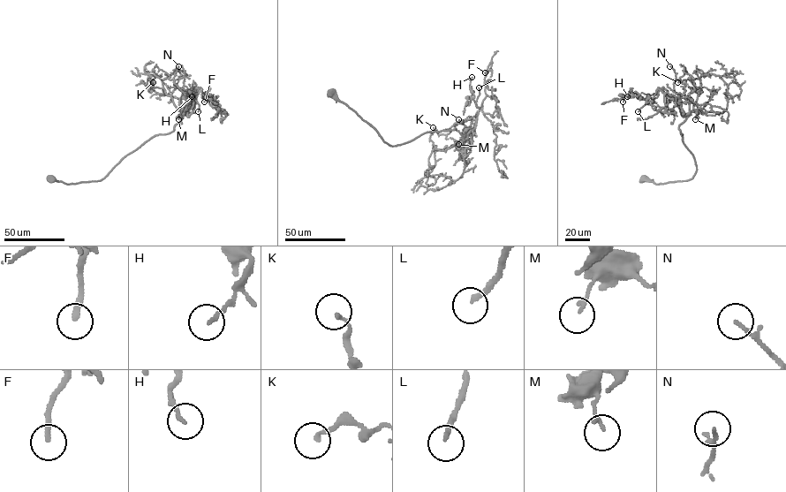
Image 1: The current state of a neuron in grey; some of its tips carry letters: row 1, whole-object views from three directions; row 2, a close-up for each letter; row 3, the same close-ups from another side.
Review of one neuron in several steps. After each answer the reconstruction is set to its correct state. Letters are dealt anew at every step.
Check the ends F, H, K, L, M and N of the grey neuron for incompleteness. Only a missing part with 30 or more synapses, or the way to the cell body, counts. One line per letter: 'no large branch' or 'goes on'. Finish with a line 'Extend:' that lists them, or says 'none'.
F: goes on
H: no large branch
K: no large branch
L: goes on
M: no large branch
N: no large branch
Extend: F, L

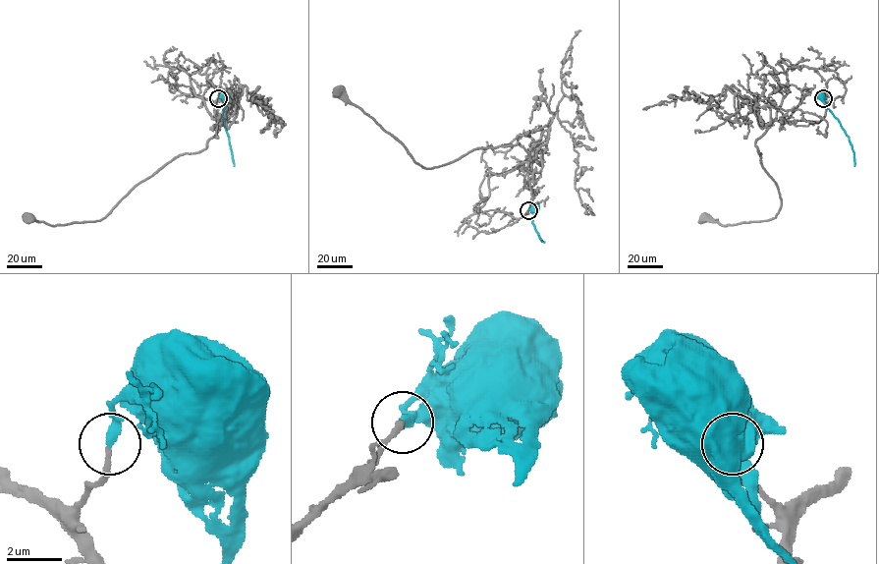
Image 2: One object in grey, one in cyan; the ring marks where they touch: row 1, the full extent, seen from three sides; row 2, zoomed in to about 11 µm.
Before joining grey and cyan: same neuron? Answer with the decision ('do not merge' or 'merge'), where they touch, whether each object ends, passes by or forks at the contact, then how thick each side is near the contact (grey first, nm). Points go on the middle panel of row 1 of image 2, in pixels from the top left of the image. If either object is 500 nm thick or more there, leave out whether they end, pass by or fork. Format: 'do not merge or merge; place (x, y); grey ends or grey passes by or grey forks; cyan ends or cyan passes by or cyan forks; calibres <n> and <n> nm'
do not merge; place (528, 210); grey ends; cyan ends; calibres 180 and 360 nm

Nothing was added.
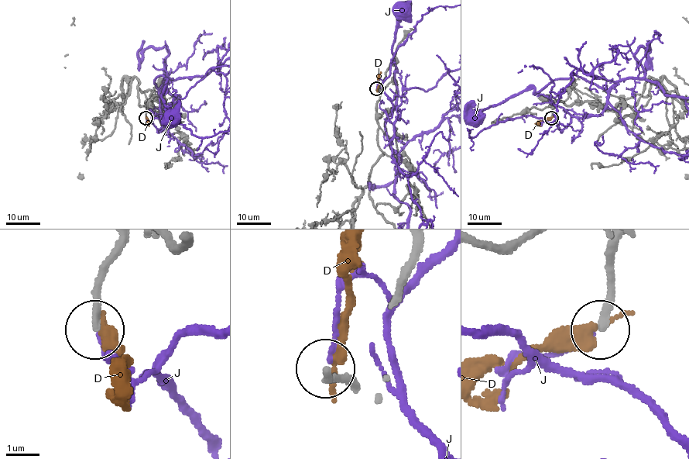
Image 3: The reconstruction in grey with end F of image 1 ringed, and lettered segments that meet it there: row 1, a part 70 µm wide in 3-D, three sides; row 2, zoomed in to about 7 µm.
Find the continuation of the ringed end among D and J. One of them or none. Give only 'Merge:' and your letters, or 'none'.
Merge: none

